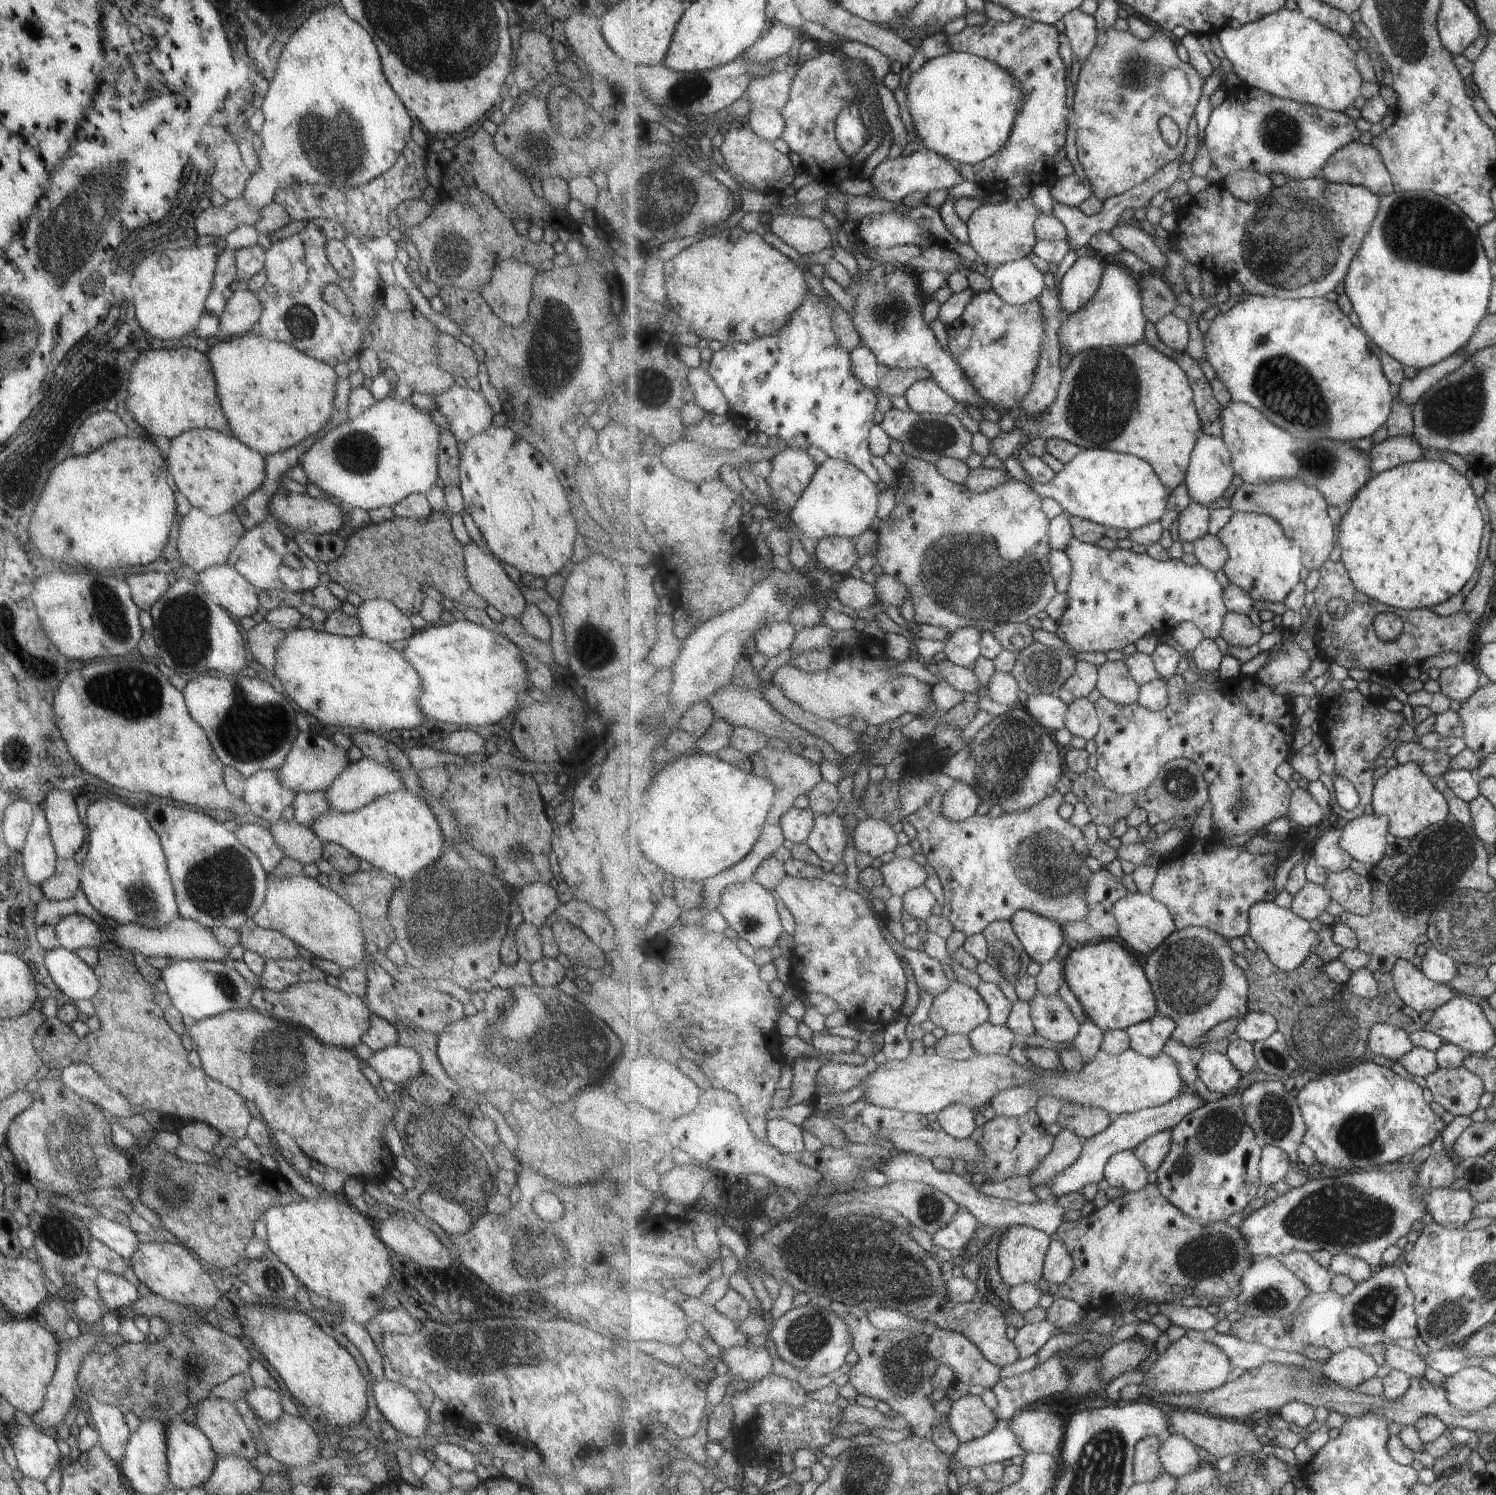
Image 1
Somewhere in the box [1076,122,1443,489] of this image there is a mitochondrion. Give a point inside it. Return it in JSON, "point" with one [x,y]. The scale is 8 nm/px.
{"point":[1295,240]}

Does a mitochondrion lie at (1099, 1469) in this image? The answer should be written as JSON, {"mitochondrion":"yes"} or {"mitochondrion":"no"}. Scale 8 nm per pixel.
{"mitochondrion":"yes"}

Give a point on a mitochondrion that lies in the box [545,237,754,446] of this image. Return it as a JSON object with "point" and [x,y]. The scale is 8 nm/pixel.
{"point":[656,387]}

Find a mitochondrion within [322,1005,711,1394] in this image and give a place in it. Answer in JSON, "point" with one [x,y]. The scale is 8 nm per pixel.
{"point":[466,1350]}

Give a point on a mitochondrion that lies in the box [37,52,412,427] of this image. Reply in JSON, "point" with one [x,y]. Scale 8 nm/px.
{"point":[333,149]}

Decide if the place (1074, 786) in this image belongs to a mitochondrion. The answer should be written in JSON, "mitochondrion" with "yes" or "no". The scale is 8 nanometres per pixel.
{"mitochondrion":"no"}

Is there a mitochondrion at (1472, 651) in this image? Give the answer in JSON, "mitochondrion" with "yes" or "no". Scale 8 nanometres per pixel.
{"mitochondrion":"no"}

